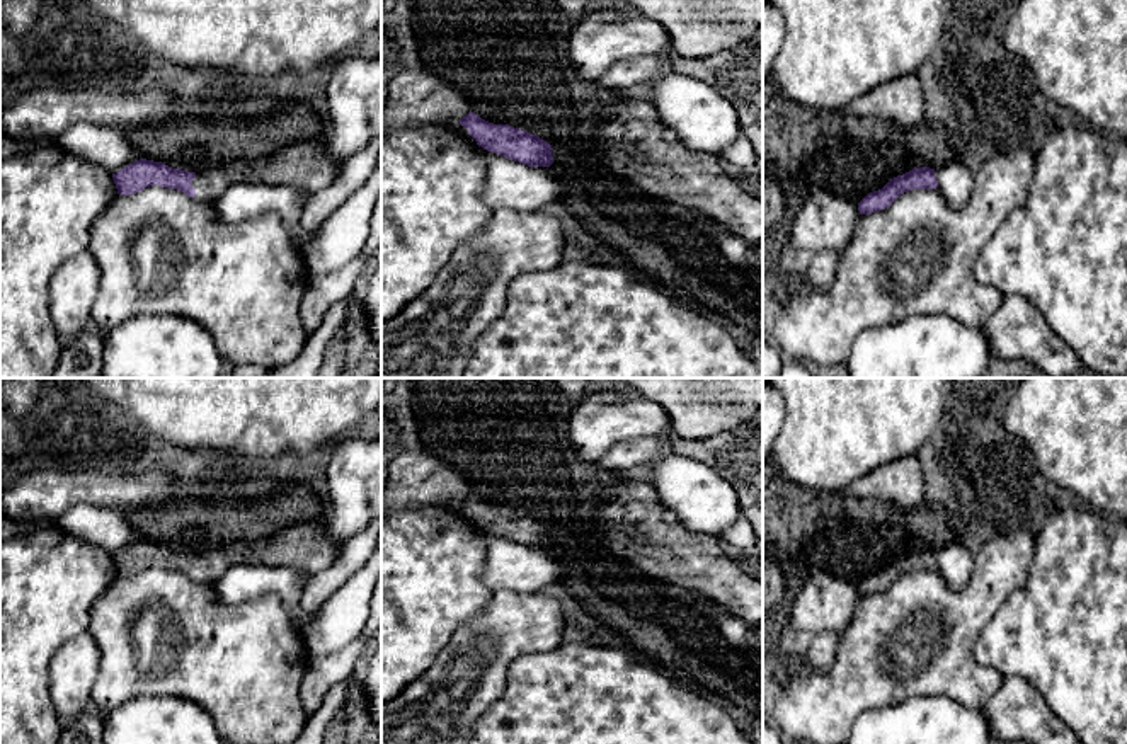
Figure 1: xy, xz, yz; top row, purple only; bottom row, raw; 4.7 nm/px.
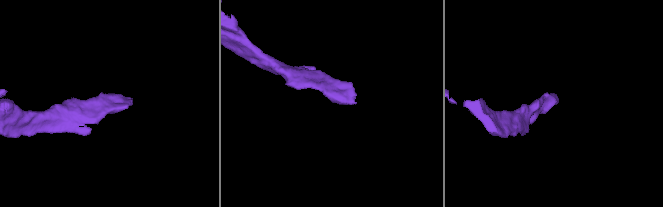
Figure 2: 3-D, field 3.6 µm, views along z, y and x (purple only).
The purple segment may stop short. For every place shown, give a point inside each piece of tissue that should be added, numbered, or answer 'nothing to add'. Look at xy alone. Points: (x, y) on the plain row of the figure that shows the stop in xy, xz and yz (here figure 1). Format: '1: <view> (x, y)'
1: xy (305, 547)

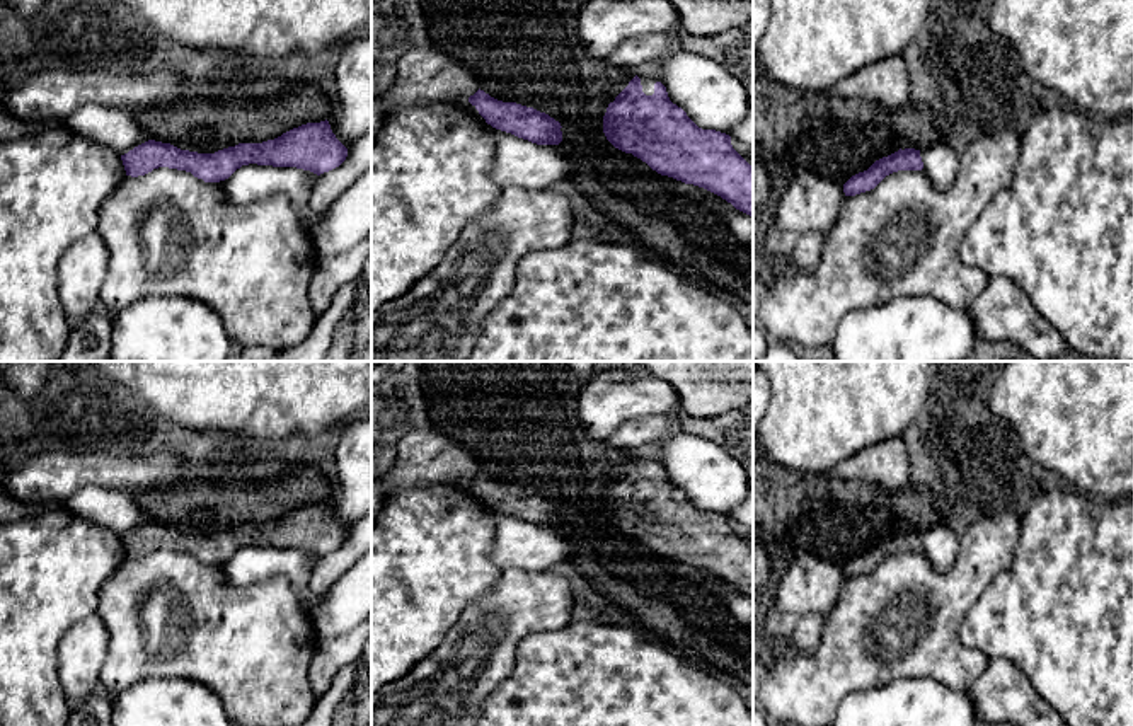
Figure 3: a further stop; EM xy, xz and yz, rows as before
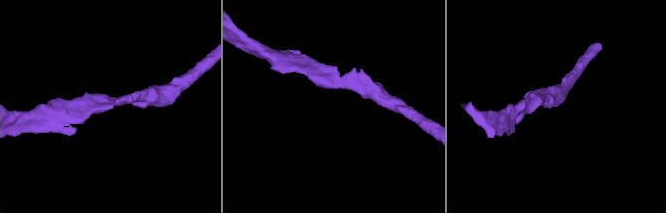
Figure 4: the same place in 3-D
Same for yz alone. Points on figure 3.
nothing to add

